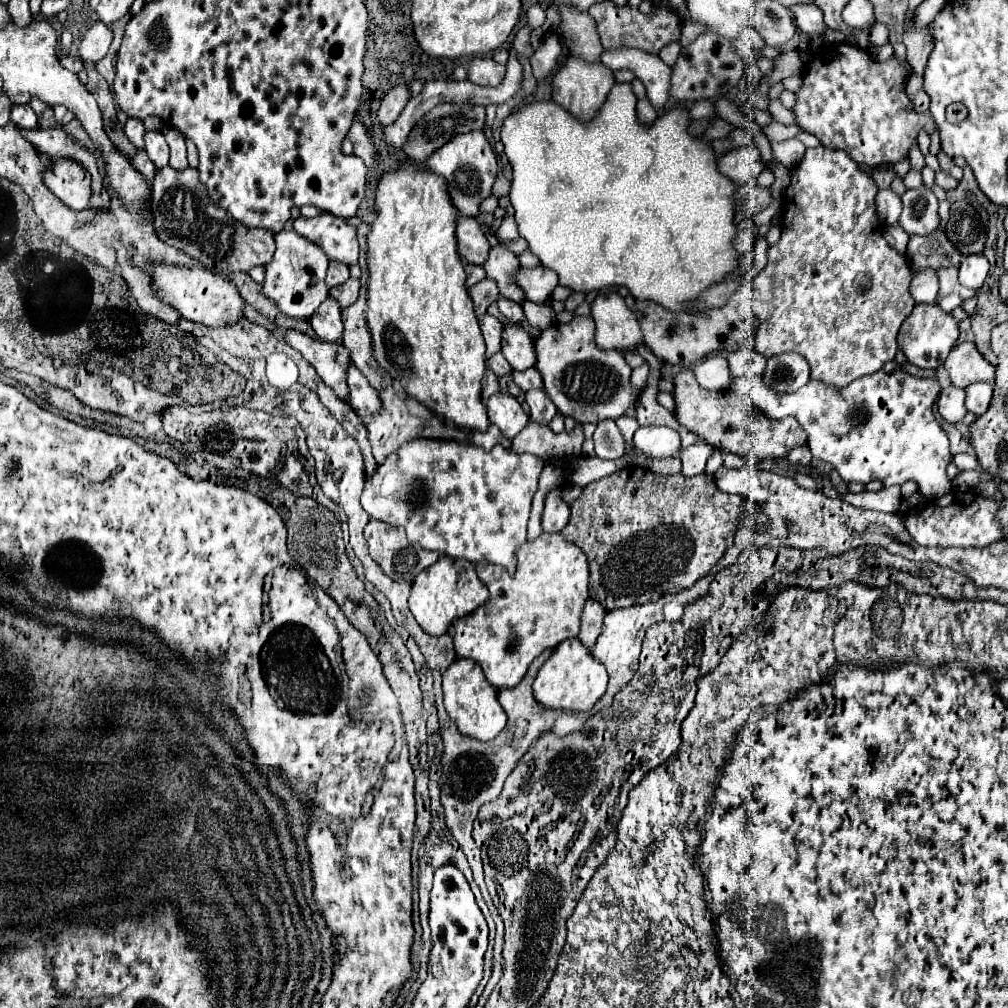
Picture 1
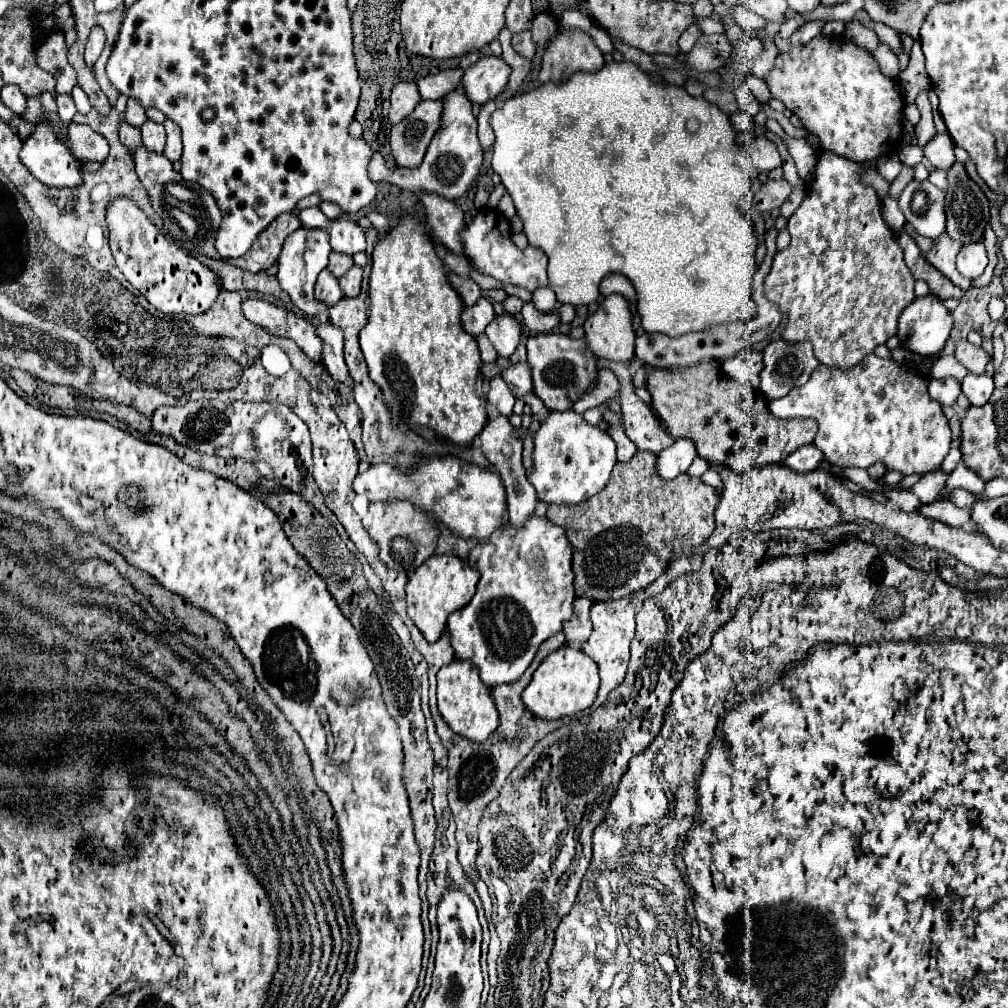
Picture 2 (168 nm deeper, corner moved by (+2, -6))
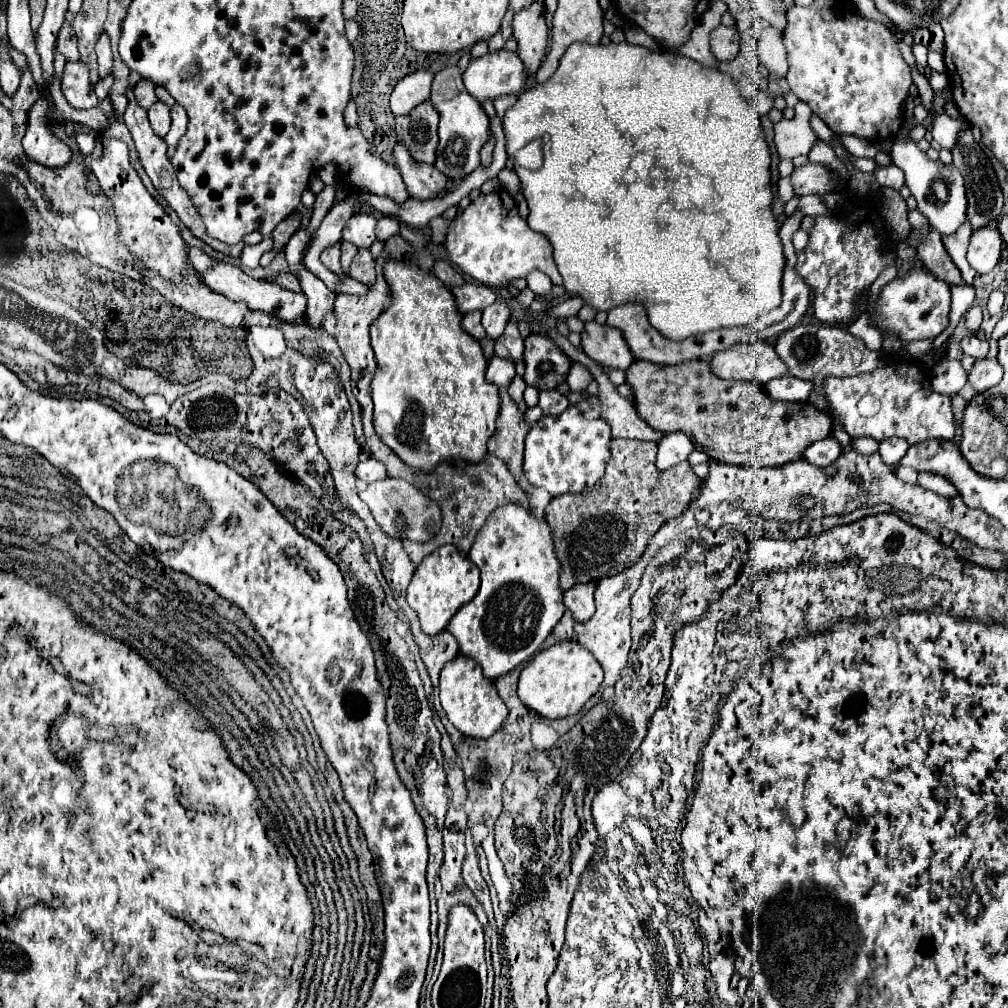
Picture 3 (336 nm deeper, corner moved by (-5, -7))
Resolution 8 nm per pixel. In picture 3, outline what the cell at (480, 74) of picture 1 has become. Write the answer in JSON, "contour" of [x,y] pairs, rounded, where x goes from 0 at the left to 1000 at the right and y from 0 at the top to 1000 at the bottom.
{"contour":[[[494,50],[472,58],[462,67],[460,85],[476,101],[500,93],[514,93],[522,81],[520,63],[512,52]]]}

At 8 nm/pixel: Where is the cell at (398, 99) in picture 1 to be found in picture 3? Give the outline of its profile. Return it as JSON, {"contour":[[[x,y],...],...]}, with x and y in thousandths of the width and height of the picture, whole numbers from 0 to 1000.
{"contour":[[[415,69],[399,77],[387,95],[387,109],[391,111],[391,115],[403,115],[405,111],[409,111],[409,107],[423,101],[429,89],[429,79],[431,73],[423,69]]]}

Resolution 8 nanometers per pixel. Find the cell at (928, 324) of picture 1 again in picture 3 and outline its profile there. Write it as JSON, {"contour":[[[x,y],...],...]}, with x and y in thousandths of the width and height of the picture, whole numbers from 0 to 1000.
{"contour":[[[921,268],[915,270],[901,270],[897,276],[881,280],[873,296],[867,304],[867,312],[863,312],[863,321],[869,323],[871,312],[871,325],[891,331],[895,339],[907,337],[927,337],[933,329],[937,329],[942,321],[942,284],[938,280],[929,278]]]}

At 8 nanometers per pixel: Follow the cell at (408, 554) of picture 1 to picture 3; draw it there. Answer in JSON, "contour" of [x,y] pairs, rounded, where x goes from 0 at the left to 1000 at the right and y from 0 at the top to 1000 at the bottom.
{"contour":[[[383,474],[373,480],[365,480],[363,484],[357,486],[357,494],[359,494],[359,498],[365,500],[371,516],[377,520],[377,524],[385,532],[393,532],[397,536],[405,534],[409,538],[419,540],[419,538],[429,536],[429,532],[433,532],[433,528],[437,526],[437,520],[438,520],[437,502],[433,498],[425,496],[425,492],[415,488],[415,484],[405,480],[403,476]]]}

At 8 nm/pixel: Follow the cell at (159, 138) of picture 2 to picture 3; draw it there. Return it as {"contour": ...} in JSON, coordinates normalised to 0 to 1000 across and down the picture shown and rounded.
{"contour":[[[155,101],[149,109],[147,109],[147,117],[149,117],[149,123],[155,131],[155,135],[163,137],[167,133],[167,127],[171,123],[171,117],[169,117],[169,107],[161,101]]]}

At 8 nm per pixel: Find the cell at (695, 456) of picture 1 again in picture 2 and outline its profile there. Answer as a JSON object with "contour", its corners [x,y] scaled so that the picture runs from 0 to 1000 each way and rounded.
{"contour":[[[670,436],[668,441],[660,443],[652,451],[652,469],[658,475],[668,475],[684,465],[688,455],[691,453],[691,447],[688,443],[688,438],[684,436]]]}

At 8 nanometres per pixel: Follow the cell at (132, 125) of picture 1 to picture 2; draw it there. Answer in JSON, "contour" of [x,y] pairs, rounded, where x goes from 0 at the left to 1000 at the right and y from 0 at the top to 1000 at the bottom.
{"contour":[[[128,98],[128,100],[126,100],[124,118],[126,118],[130,124],[134,124],[134,126],[138,126],[138,122],[146,118],[146,114],[144,114],[144,108],[140,108],[140,102],[138,102],[136,98]]]}

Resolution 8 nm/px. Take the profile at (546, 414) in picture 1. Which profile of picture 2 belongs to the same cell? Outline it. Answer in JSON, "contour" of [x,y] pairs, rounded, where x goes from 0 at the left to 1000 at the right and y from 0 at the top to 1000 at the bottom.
{"contour":[[[505,360],[497,374],[505,380],[505,386],[513,396],[517,396],[521,390],[529,390],[529,378],[527,378],[527,366],[525,360]]]}

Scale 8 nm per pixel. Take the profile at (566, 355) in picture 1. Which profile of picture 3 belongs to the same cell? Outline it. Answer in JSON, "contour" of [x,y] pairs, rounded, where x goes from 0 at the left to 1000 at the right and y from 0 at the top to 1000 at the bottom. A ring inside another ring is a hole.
{"contour":[[[526,331],[520,337],[520,343],[520,379],[524,383],[546,387],[546,383],[552,385],[556,379],[562,379],[567,359],[550,337],[546,337],[542,331]],[[544,373],[550,373],[550,377],[544,379]]]}

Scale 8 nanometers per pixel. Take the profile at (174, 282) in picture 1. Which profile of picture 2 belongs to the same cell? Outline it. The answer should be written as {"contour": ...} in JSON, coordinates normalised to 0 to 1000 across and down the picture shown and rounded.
{"contour":[[[116,193],[106,203],[108,245],[114,253],[114,261],[124,277],[136,285],[146,299],[162,311],[189,311],[205,309],[215,297],[217,285],[213,283],[211,269],[188,253],[180,243],[160,231],[156,223],[136,205],[130,195]]]}

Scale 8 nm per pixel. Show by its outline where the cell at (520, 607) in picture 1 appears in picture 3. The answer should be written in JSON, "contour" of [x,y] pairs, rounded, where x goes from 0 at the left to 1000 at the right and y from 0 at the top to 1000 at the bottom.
{"contour":[[[496,502],[472,530],[466,556],[476,563],[476,585],[450,609],[442,625],[454,635],[456,647],[468,651],[478,661],[480,671],[490,677],[524,657],[562,605],[548,524],[518,502]]]}

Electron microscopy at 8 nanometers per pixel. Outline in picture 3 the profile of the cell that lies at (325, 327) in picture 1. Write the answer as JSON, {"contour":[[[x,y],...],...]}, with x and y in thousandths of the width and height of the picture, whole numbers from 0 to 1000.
{"contour":[[[337,240],[325,248],[319,250],[319,260],[325,268],[329,268],[333,274],[341,274],[339,266],[337,266]]]}

